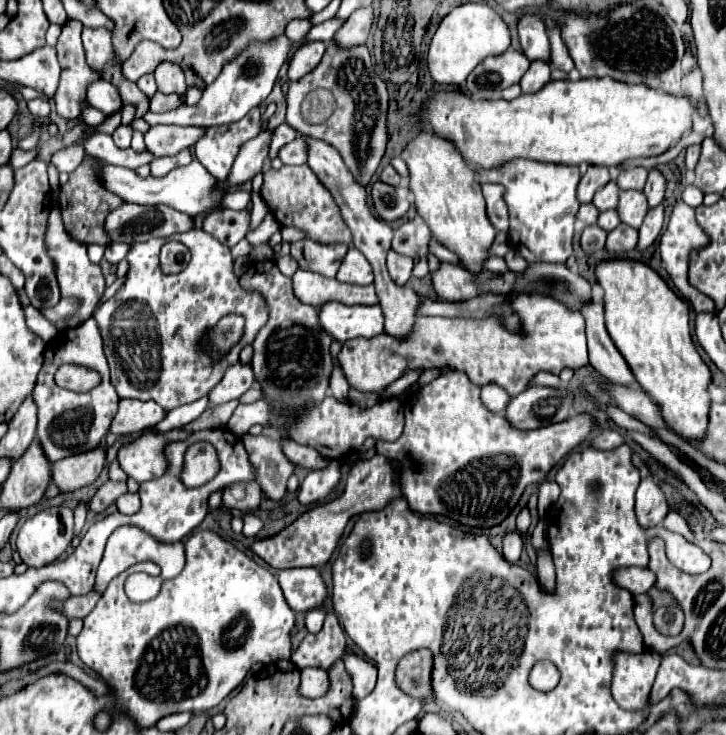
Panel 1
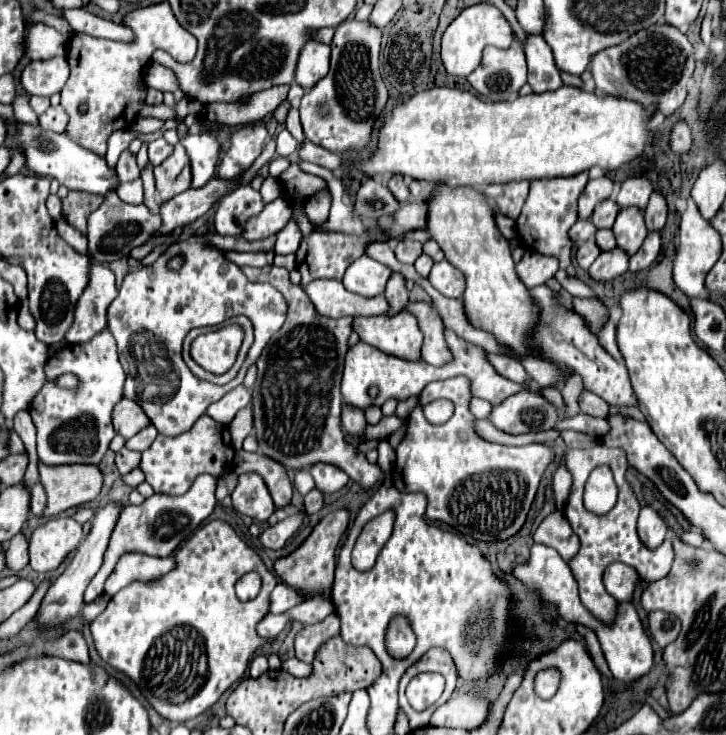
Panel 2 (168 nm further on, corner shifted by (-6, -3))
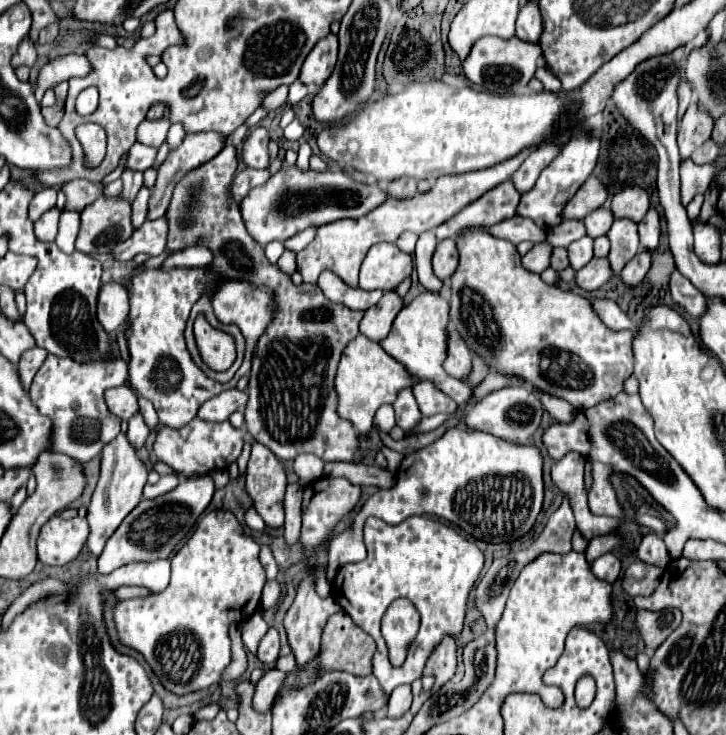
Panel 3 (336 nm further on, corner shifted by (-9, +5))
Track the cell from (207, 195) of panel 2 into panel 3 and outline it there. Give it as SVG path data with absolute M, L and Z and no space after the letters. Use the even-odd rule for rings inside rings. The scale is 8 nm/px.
M163 216L157 220L147 220L141 228L137 228L127 242L121 242L113 250L113 256L123 262L133 260L133 256L139 252L159 256L165 250L165 244L167 244L167 218Z

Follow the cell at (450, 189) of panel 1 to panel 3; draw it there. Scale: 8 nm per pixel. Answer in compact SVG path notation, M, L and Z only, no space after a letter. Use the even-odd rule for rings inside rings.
M463 228L455 244L459 250L459 268L449 280L449 326L461 332L469 350L479 354L493 370L515 374L527 384L567 400L577 410L615 398L623 390L623 382L633 372L631 330L613 332L605 328L587 298L549 286L539 278L539 274L525 270L517 248L507 240L501 240L481 228ZM485 304L491 308L491 314L485 312Z

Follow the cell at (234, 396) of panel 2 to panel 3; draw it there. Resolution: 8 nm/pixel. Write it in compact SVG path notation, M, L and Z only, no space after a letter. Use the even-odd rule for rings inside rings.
M233 388L233 390L227 390L223 394L213 396L211 400L207 400L199 408L197 416L203 418L203 420L207 420L207 422L223 422L235 410L243 410L245 404L247 404L247 392L241 392L241 390Z

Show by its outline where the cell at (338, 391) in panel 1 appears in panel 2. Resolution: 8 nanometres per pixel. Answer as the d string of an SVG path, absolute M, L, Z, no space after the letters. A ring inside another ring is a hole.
M342 406L342 426L354 438L364 440L364 432L366 432L368 422L366 422L364 414L360 414L360 410L352 410L352 406Z

